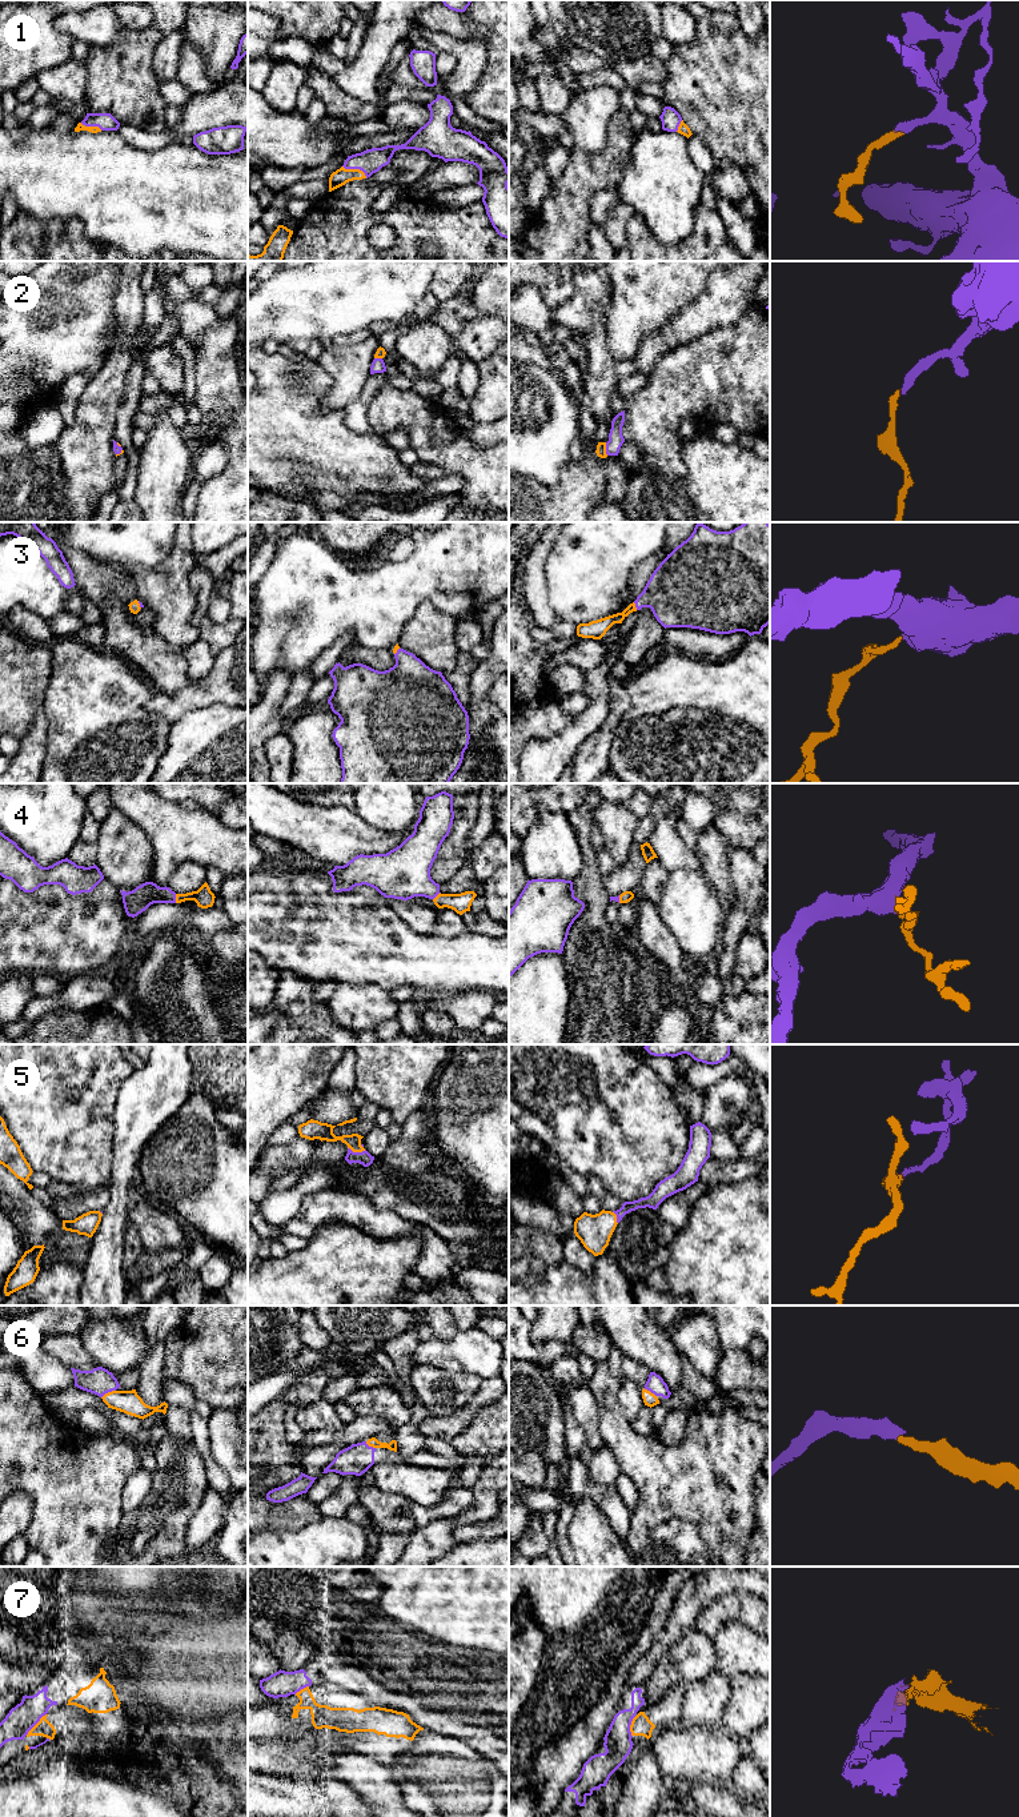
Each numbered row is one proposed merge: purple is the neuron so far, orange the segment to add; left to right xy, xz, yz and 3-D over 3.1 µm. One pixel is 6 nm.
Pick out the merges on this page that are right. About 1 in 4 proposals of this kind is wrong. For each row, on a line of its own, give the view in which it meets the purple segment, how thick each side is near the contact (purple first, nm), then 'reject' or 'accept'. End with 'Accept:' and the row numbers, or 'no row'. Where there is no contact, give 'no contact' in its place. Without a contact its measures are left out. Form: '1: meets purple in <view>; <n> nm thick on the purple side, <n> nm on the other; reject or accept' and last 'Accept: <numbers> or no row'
1: meets purple in xz; 150 nm thick on the purple side, 100 nm on the other; accept
2: meets purple in yz; 90 nm thick on the purple side, 60 nm on the other; accept
3: meets purple in yz; 340 nm thick on the purple side, 90 nm on the other; accept
4: meets purple in xy; 140 nm thick on the purple side, 120 nm on the other; accept
5: meets purple in xz; 90 nm thick on the purple side, 110 nm on the other; accept
6: meets purple in xy; 160 nm thick on the purple side, 140 nm on the other; accept
7: meets purple in xy; 170 nm thick on the purple side, 100 nm on the other; accept
Accept: 1, 2, 3, 4, 5, 6, 7

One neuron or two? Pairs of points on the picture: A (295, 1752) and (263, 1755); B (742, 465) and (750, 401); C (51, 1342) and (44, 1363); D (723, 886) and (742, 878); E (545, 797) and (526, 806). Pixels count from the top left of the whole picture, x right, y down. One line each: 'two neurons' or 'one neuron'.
A: one neuron
B: two neurons
C: two neurons
D: two neurons
E: one neuron

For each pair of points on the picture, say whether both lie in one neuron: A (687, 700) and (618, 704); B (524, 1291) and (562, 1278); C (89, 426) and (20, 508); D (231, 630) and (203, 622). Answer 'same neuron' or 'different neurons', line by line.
A: different neurons
B: same neuron
C: different neurons
D: same neuron

